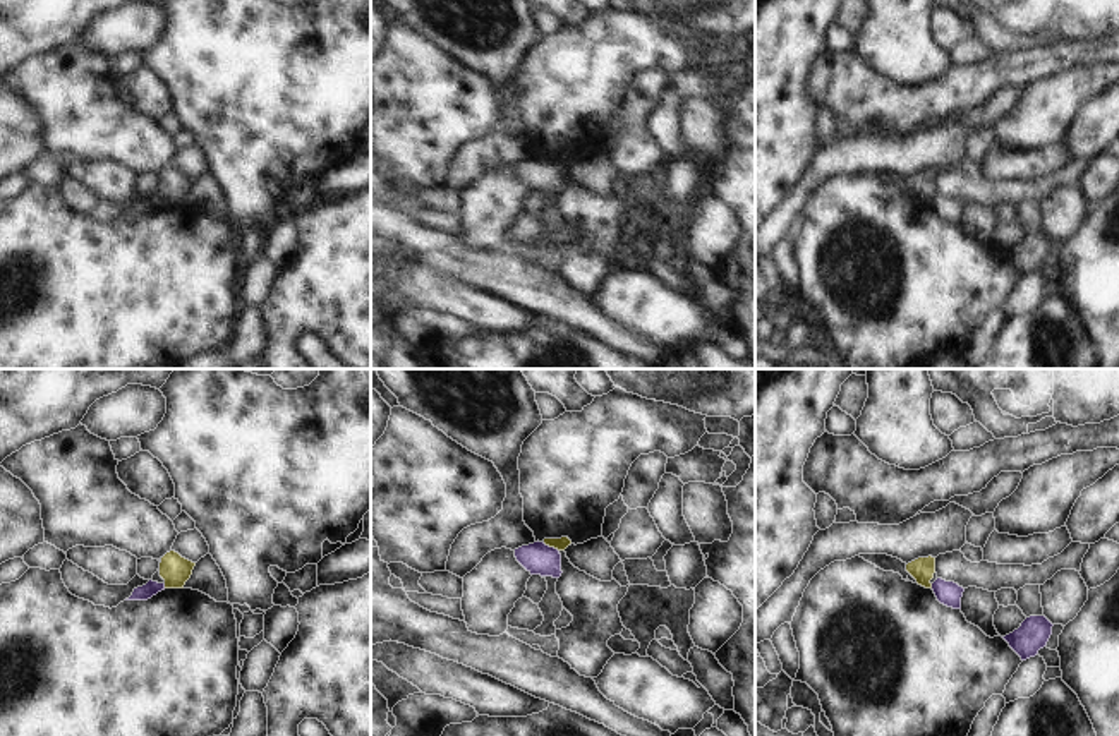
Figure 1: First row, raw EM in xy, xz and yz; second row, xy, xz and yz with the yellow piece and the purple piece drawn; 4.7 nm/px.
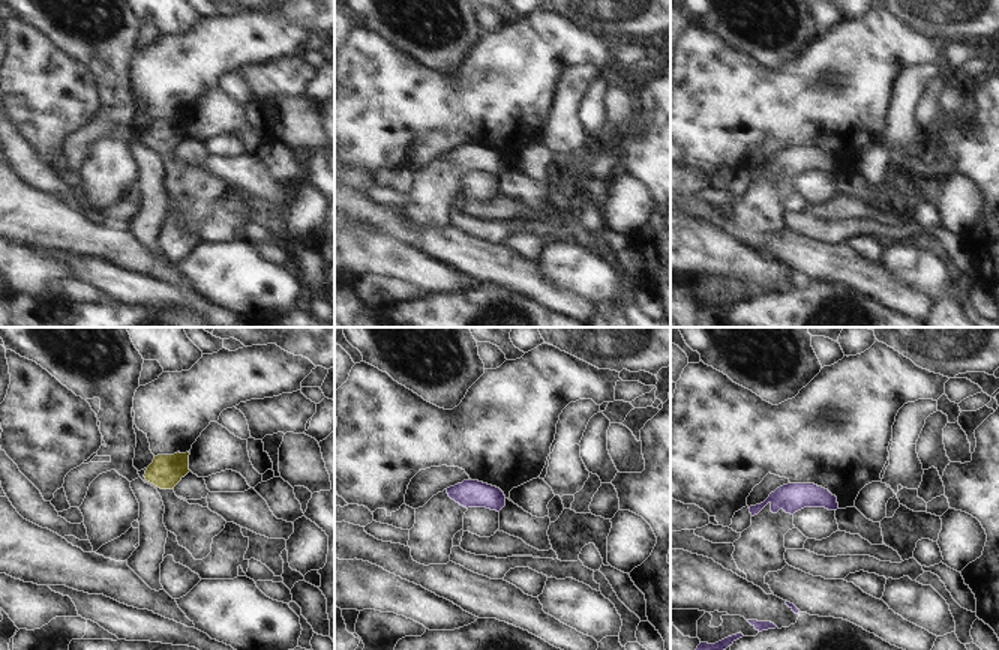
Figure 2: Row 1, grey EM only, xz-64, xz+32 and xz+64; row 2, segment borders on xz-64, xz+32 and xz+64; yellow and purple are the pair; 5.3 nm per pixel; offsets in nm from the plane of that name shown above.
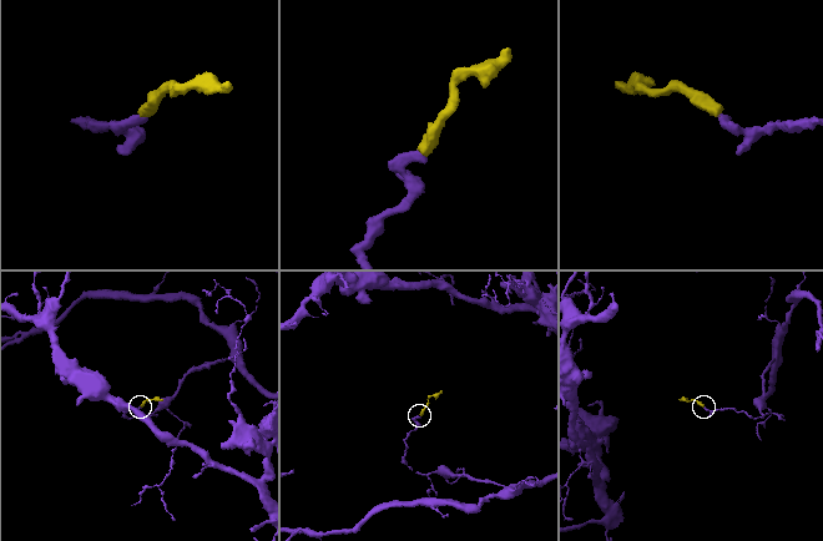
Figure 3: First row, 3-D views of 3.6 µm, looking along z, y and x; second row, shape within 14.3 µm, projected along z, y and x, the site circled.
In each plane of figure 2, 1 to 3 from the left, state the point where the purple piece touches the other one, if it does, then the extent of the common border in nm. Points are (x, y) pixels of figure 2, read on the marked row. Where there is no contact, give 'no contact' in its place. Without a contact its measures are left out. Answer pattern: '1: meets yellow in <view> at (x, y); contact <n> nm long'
1: no contact
2: no contact
3: no contact

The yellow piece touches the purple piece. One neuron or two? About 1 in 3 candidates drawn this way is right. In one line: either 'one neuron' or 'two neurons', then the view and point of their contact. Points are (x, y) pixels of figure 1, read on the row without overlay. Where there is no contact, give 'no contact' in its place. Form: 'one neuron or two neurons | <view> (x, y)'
two neurons | xz (551, 162)

